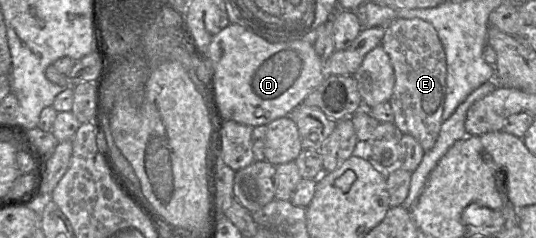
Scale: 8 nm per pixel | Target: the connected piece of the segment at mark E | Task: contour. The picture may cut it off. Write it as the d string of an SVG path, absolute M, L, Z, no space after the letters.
M397 18L386 25L380 44L390 58L394 70L395 83L389 103L394 113L394 124L399 135L409 134L422 146L424 152L435 145L442 121L446 98L446 56L443 45L433 25L419 18Z

